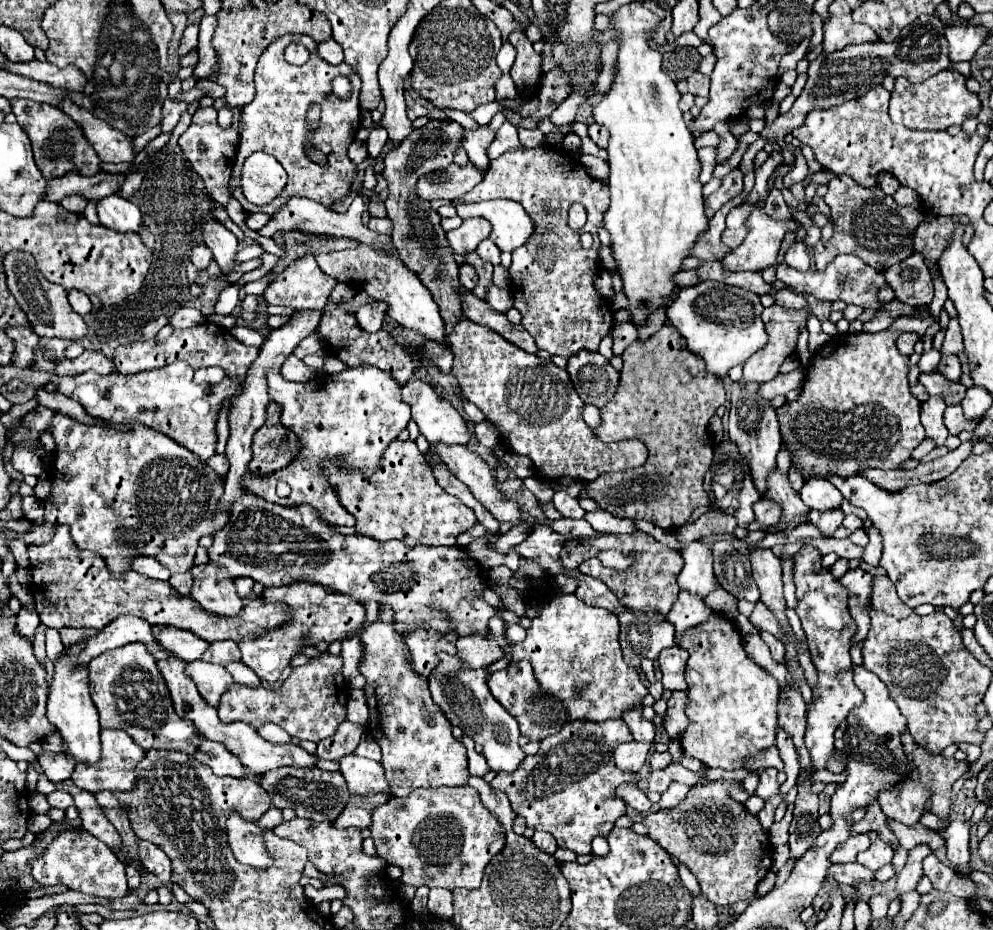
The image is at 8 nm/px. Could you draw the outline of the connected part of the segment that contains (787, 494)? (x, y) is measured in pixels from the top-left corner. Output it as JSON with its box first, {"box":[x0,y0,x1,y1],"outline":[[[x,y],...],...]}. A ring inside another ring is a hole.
{"box":[766,468,810,522],"outline":[[[778,468],[770,470],[766,484],[768,484],[766,496],[772,498],[774,502],[782,504],[782,508],[784,508],[784,514],[782,514],[782,520],[784,522],[792,520],[794,516],[800,516],[800,514],[808,514],[810,512],[810,508],[802,502],[800,494],[790,486],[786,472],[780,472]]]}

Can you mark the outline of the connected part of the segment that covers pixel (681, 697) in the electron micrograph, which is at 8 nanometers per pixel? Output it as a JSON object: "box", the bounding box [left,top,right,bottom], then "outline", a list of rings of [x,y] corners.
{"box":[664,692,688,740],"outline":[[[674,692],[672,698],[668,700],[668,710],[666,710],[666,716],[664,716],[664,728],[668,732],[668,736],[676,736],[676,740],[684,734],[686,726],[688,726],[688,718],[684,714],[684,704],[686,700],[686,692]]]}

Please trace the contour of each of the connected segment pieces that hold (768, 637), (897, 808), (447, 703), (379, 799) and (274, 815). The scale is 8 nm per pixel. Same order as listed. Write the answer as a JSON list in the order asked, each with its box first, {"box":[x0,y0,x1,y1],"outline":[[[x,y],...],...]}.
[{"box":[760,632,786,662],"outline":[[[760,632],[760,636],[762,636],[762,638],[766,640],[766,644],[770,646],[772,656],[774,656],[774,662],[784,662],[784,652],[786,652],[784,644],[782,644],[776,636],[772,636],[772,634],[768,634],[768,632]]]},{"box":[878,730,968,830],"outline":[[[908,730],[902,732],[902,744],[904,744],[904,754],[914,764],[914,770],[900,784],[890,786],[890,788],[878,792],[878,804],[880,804],[882,812],[888,818],[894,818],[898,822],[916,824],[920,820],[920,816],[924,814],[924,810],[928,808],[928,800],[930,800],[930,812],[936,814],[942,820],[942,828],[940,830],[946,830],[946,826],[950,824],[948,814],[950,814],[950,792],[952,792],[952,784],[968,770],[968,762],[966,760],[958,762],[954,758],[944,758],[940,754],[932,754],[930,750],[918,746],[914,742],[914,738],[910,736]]]},{"box":[428,654,526,772],"outline":[[[444,654],[444,664],[440,662],[428,676],[434,702],[444,710],[446,718],[454,726],[460,726],[464,732],[474,732],[472,740],[476,744],[482,744],[482,754],[486,756],[488,766],[494,772],[514,772],[526,756],[518,744],[518,722],[494,700],[486,680],[488,668],[464,670],[462,662],[456,656],[448,654]]]},{"box":[334,792,390,828],"outline":[[[370,792],[370,796],[350,796],[342,816],[338,816],[338,820],[334,822],[334,826],[338,828],[348,828],[348,826],[356,826],[356,828],[368,828],[370,826],[370,810],[386,804],[390,800],[390,796],[380,794],[380,792]]]},{"box":[228,808,282,868],"outline":[[[270,808],[258,822],[244,822],[238,814],[228,818],[228,842],[238,862],[266,868],[270,866],[270,854],[262,844],[262,832],[278,826],[282,822],[282,810]]]}]

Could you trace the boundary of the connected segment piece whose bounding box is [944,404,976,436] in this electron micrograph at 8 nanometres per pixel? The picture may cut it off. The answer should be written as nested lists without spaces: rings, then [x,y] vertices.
[[[960,404],[946,408],[946,412],[944,412],[944,424],[946,424],[948,432],[954,434],[954,436],[958,436],[960,430],[974,430],[976,428],[976,424],[970,424],[970,420],[964,418],[964,412],[962,412]]]

